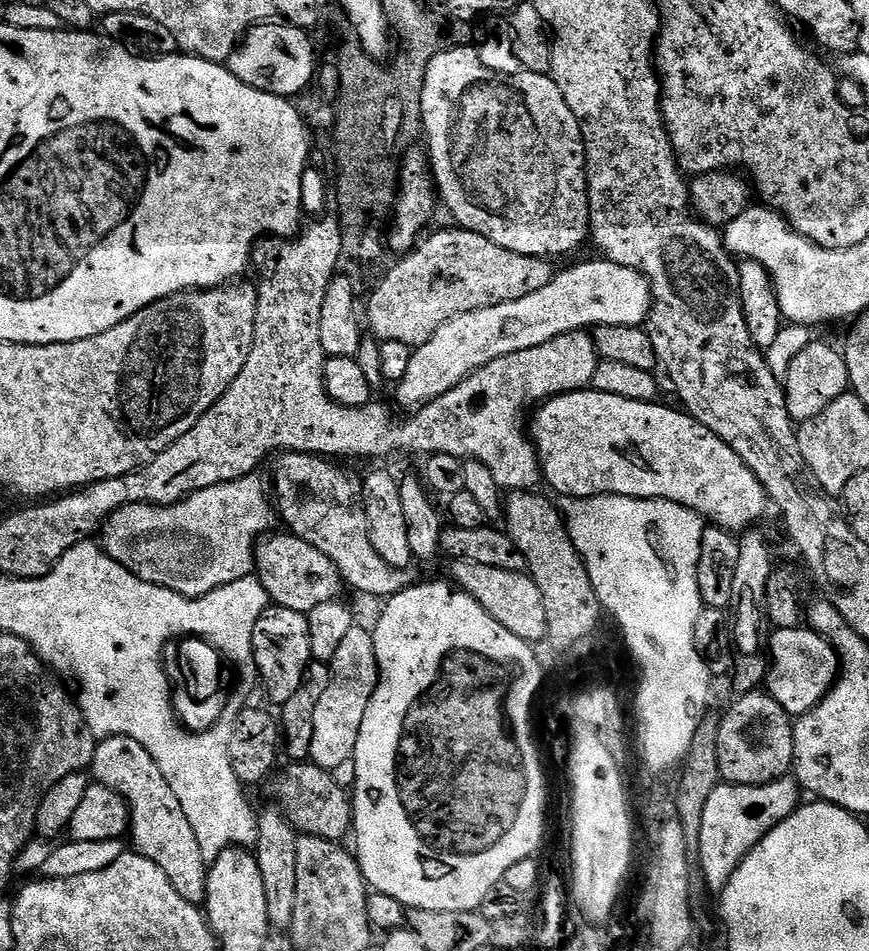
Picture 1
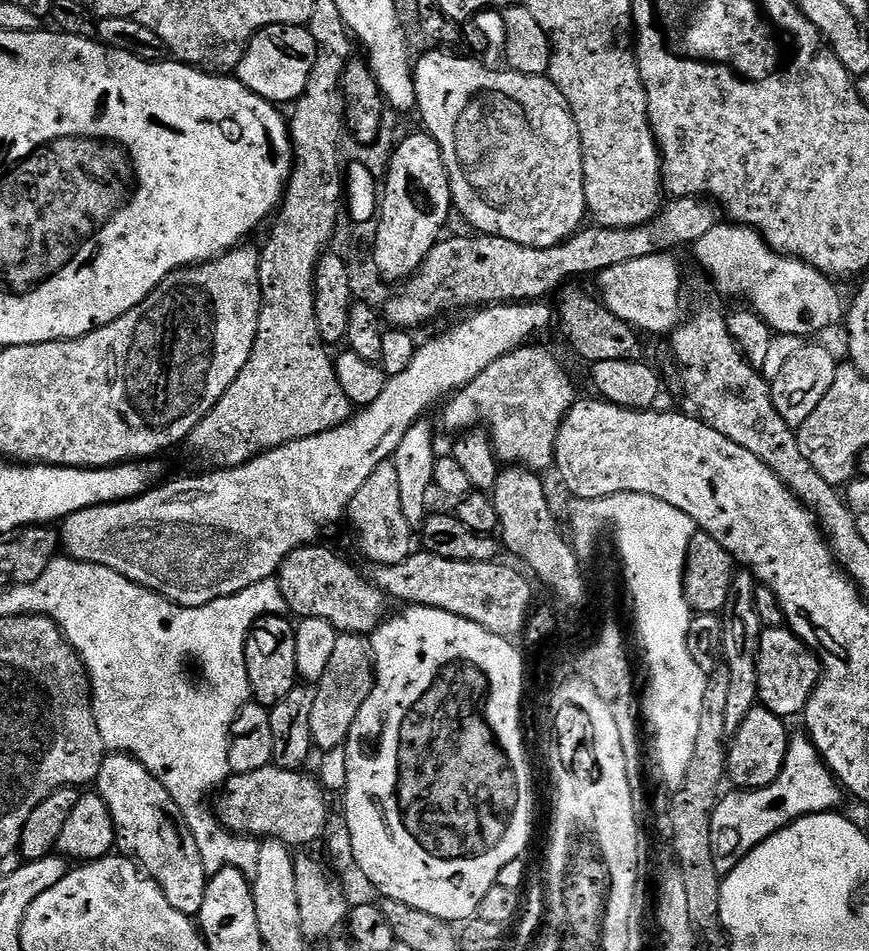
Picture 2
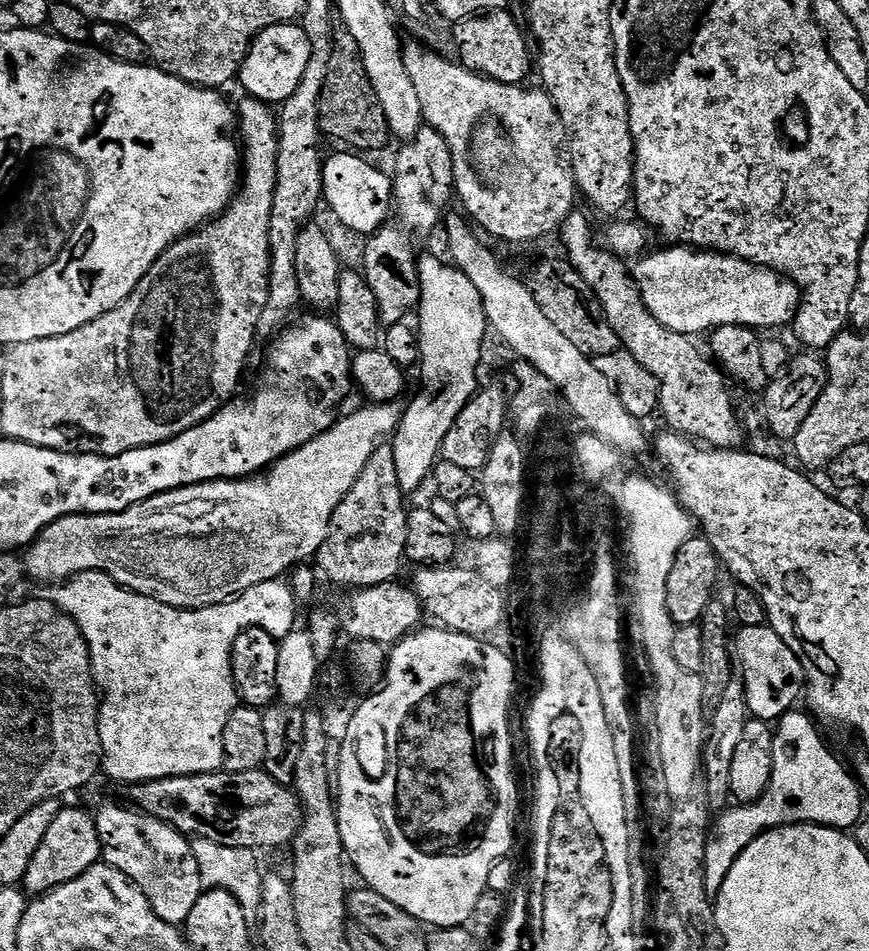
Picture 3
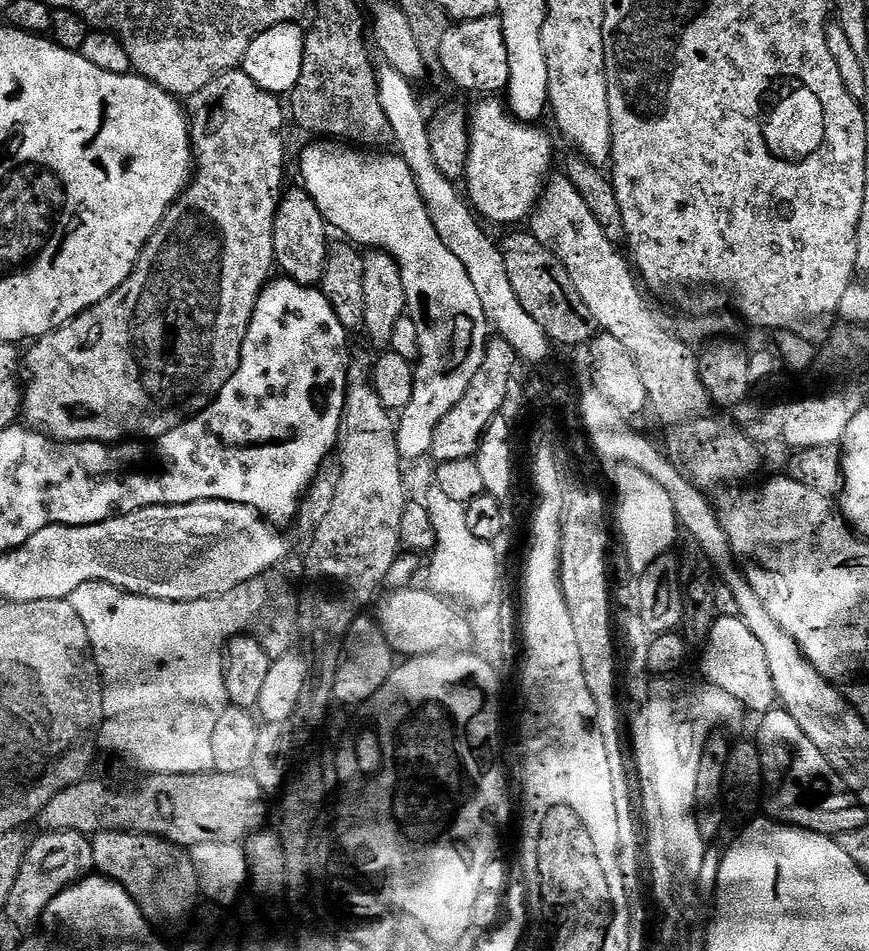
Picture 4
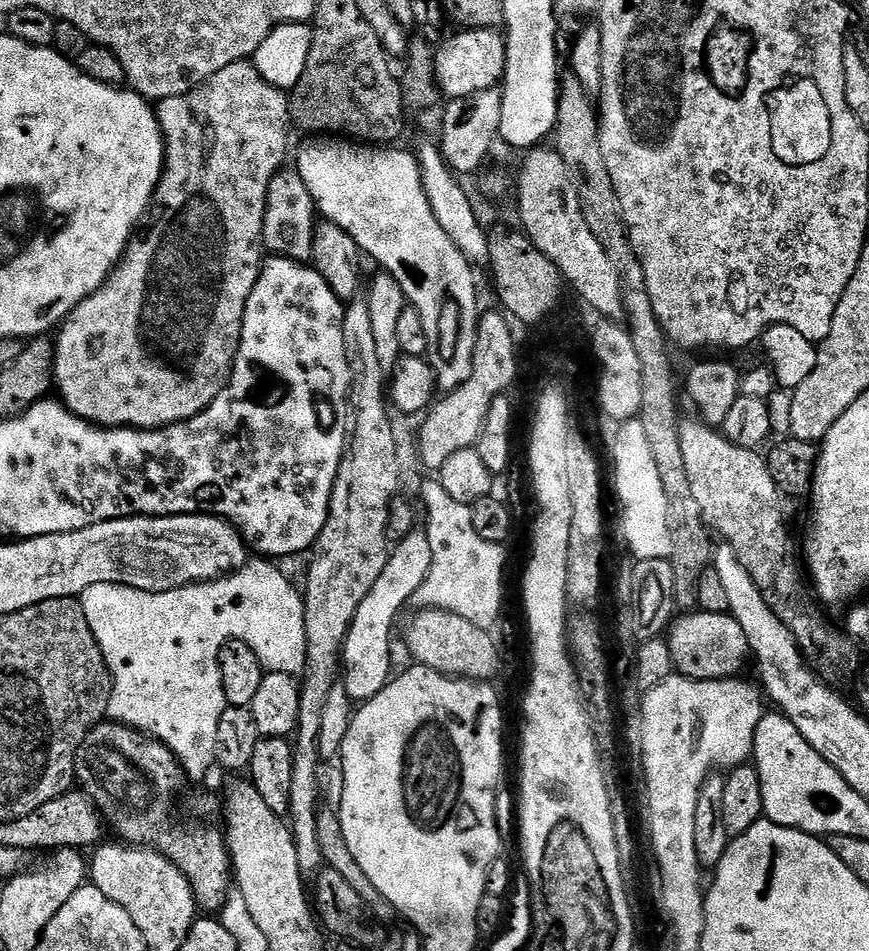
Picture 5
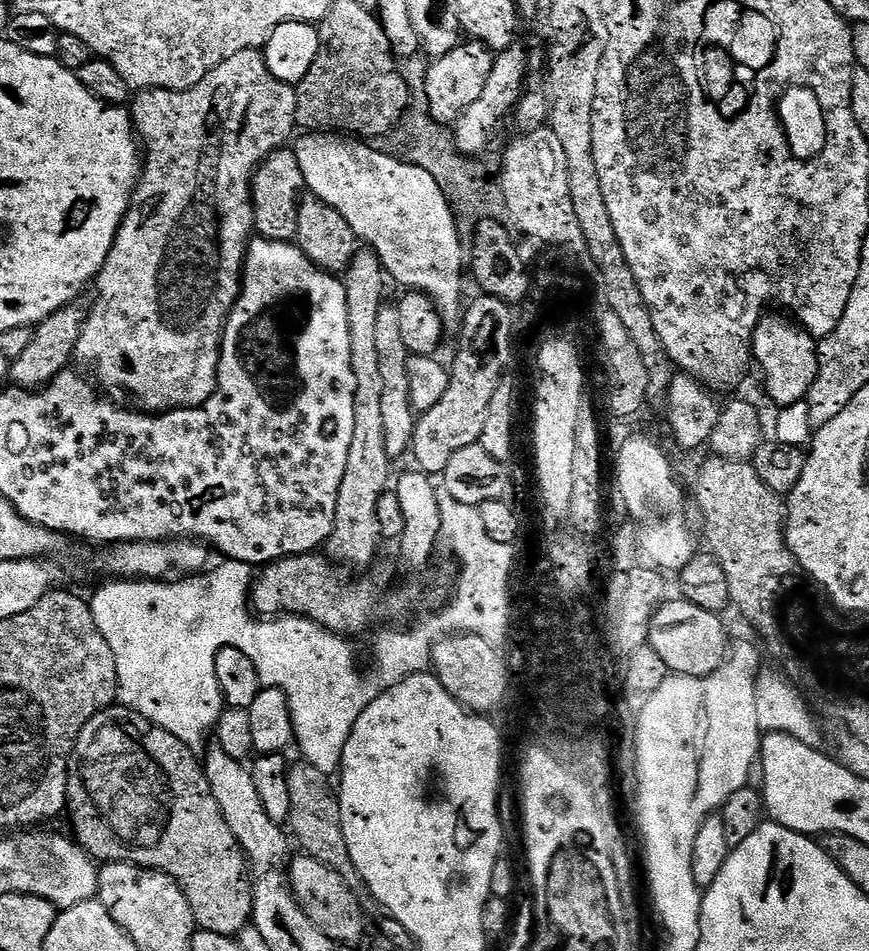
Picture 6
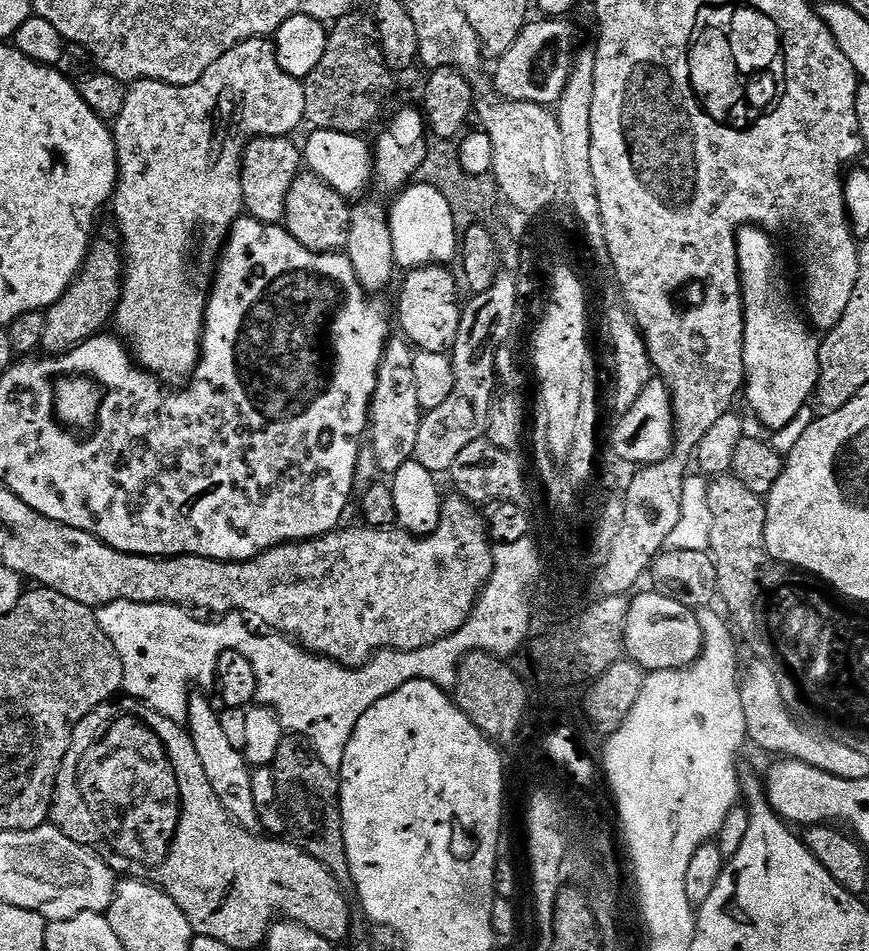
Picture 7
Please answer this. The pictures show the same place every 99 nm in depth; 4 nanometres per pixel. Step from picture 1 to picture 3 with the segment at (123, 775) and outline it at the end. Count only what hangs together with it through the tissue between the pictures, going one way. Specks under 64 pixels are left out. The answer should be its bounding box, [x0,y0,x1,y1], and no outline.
[95,804,205,925]

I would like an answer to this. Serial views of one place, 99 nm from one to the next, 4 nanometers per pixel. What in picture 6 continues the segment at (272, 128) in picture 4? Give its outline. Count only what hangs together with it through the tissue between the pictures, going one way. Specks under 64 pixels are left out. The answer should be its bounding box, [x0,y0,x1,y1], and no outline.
[75,48,297,414]

